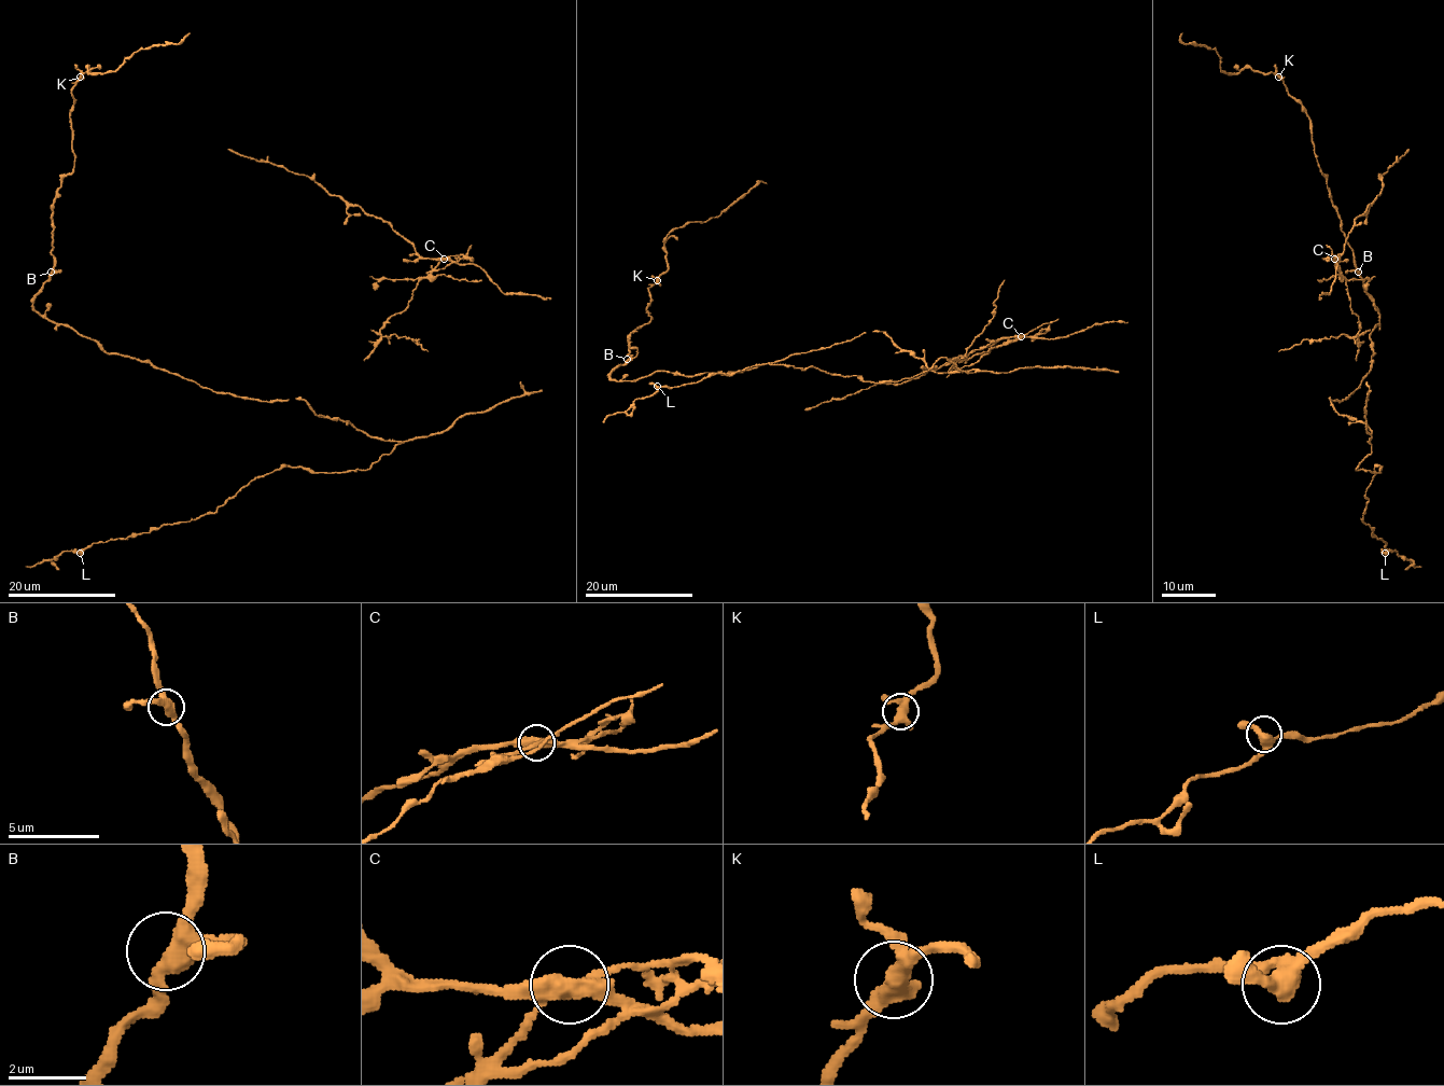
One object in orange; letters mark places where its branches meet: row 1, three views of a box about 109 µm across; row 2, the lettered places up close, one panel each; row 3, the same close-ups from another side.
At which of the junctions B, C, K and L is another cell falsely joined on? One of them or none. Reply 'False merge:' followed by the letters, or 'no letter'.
False merge: C

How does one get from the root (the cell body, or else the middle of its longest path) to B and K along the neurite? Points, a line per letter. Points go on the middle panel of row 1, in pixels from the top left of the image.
B: (818, 349), (726, 374), (654, 371), (634, 380), (614, 380), (610, 375), (627, 359)
K: (818, 349), (726, 374), (614, 380), (630, 358), (628, 336), (652, 320), (657, 280)

